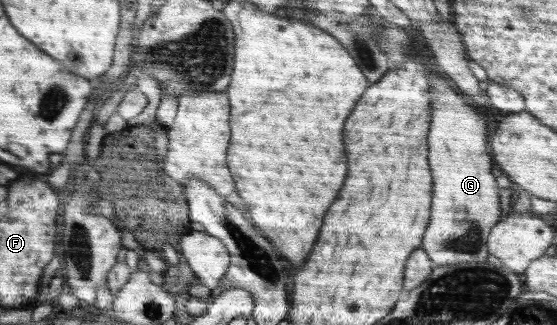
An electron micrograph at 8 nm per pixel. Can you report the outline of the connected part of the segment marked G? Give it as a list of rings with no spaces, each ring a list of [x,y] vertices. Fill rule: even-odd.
[[[435,68],[432,72],[427,72],[428,82],[430,82],[430,114],[432,114],[432,122],[430,122],[430,132],[428,132],[428,162],[430,162],[430,170],[432,170],[432,180],[434,180],[434,192],[432,192],[432,214],[430,214],[430,224],[426,228],[426,244],[422,244],[422,250],[430,254],[430,260],[434,261],[437,265],[451,265],[454,263],[464,263],[470,261],[484,262],[488,258],[488,232],[490,228],[497,226],[498,220],[502,217],[503,210],[500,210],[500,196],[498,195],[498,186],[496,186],[496,176],[490,172],[492,164],[490,164],[490,152],[488,152],[488,114],[484,114],[482,109],[472,103],[470,97],[466,93],[462,93],[457,84],[454,83],[449,77],[440,76],[435,74]]]

